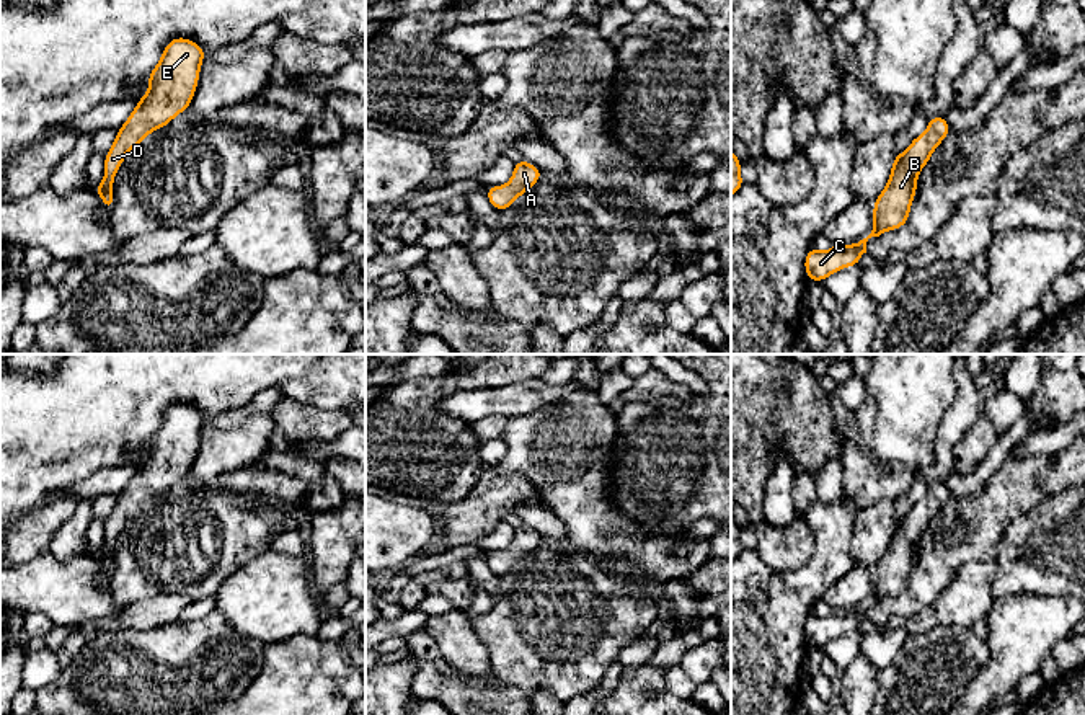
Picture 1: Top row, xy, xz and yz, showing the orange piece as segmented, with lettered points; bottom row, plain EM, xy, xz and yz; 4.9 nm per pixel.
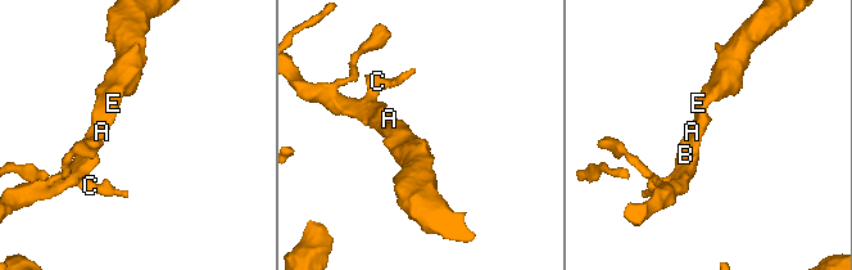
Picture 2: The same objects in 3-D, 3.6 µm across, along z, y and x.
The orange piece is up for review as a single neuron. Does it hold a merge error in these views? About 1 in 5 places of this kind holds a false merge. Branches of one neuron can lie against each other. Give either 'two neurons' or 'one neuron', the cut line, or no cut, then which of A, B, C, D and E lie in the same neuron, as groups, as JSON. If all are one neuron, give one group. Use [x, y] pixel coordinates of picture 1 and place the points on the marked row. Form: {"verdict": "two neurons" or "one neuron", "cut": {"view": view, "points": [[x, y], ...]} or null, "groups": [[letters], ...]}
{"verdict": "one neuron", "cut": null, "groups": [["A", "B", "C", "D", "E"]]}

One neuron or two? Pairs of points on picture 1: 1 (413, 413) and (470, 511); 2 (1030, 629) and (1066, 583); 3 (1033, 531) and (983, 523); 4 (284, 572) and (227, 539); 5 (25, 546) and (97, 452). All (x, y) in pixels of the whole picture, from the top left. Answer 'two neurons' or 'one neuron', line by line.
1: two neurons
2: two neurons
3: two neurons
4: two neurons
5: two neurons

